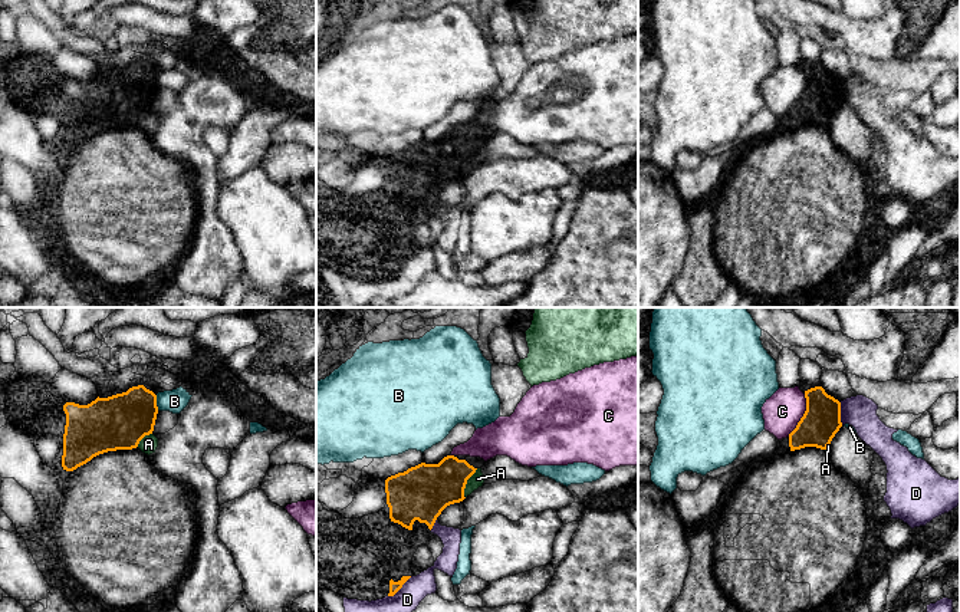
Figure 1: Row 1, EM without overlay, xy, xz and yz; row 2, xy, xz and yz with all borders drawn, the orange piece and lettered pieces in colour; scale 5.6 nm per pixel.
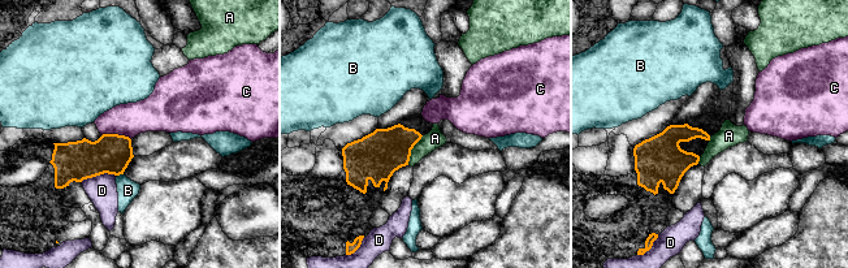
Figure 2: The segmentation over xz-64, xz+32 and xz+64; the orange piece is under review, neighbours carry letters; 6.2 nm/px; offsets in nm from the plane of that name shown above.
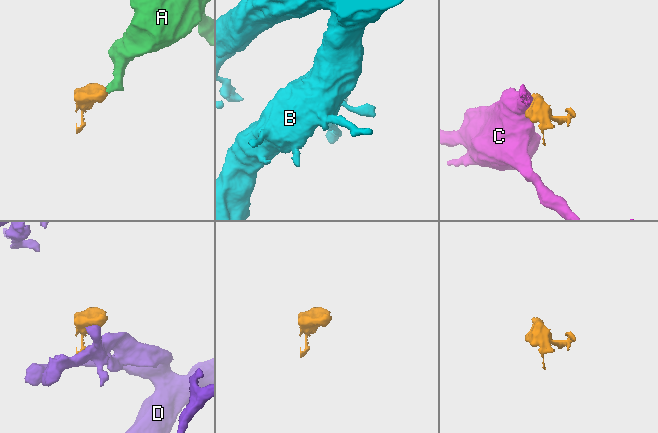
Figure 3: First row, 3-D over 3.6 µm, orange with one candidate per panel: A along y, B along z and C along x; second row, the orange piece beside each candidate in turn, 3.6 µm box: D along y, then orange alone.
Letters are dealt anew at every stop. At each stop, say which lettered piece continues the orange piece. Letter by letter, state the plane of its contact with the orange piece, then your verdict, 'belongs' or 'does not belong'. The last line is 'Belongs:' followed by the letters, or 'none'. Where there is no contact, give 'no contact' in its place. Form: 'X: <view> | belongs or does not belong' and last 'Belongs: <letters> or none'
A: xz | does not belong
B: xy | does not belong
C: yz | does not belong
D: xz | does not belong
Belongs: none

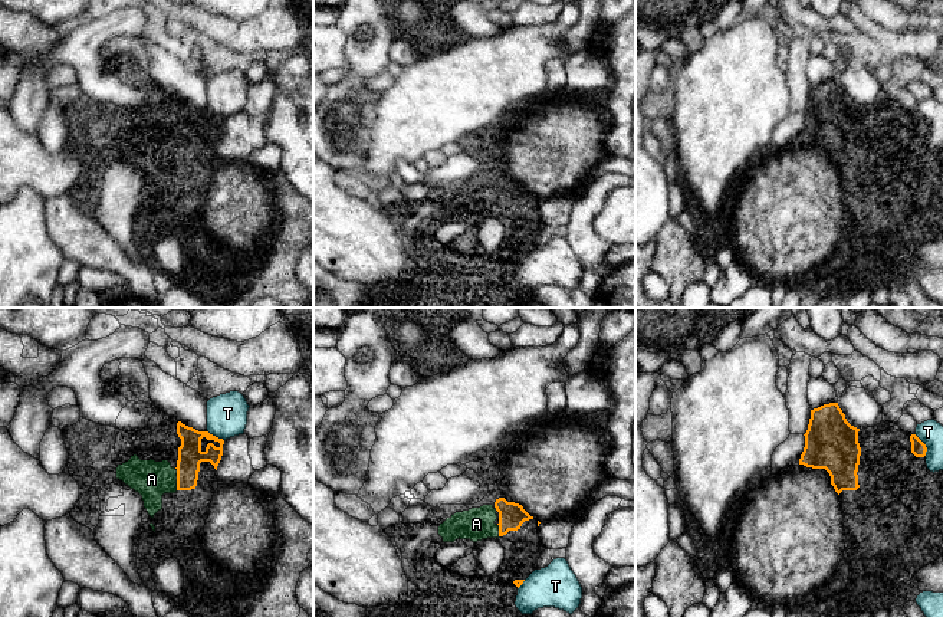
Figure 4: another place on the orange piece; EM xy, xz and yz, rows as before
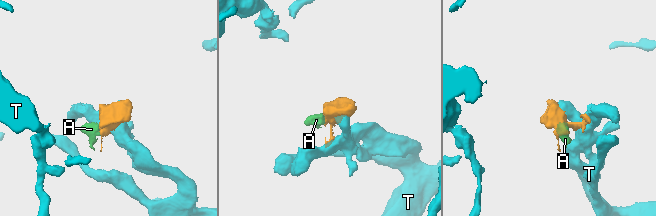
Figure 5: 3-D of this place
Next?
A: xy | belongs
T: yz | does not belong
Belongs: A

